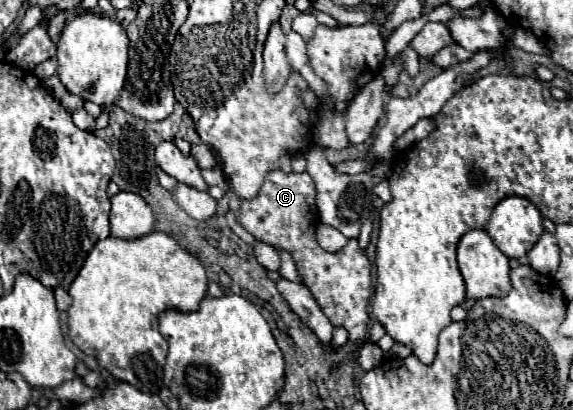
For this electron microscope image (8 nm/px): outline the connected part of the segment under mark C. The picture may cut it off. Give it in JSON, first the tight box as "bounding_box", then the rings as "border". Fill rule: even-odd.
{"bounding_box":[239,170,371,346],"border":[[[271,170],[257,196],[243,200],[239,208],[239,224],[249,230],[257,240],[283,248],[291,252],[303,284],[311,290],[315,300],[321,304],[323,312],[333,326],[343,326],[349,332],[349,340],[357,346],[365,342],[367,332],[367,306],[371,296],[371,262],[367,254],[359,248],[357,240],[349,240],[345,248],[337,252],[327,252],[317,244],[315,238],[315,186],[309,174]]]}

